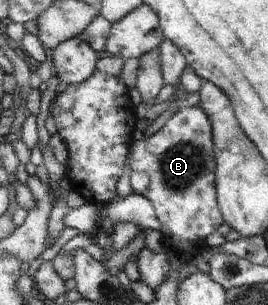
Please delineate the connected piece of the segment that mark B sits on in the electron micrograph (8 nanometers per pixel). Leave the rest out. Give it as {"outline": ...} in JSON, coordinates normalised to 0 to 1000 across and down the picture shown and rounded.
{"outline":[[[675,348],[586,436],[500,459],[481,505],[489,616],[575,669],[604,731],[608,800],[668,839],[687,793],[739,813],[761,774],[784,774],[828,734],[825,689],[799,649],[799,570],[784,557],[799,544],[799,472],[776,390],[743,348]]]}

